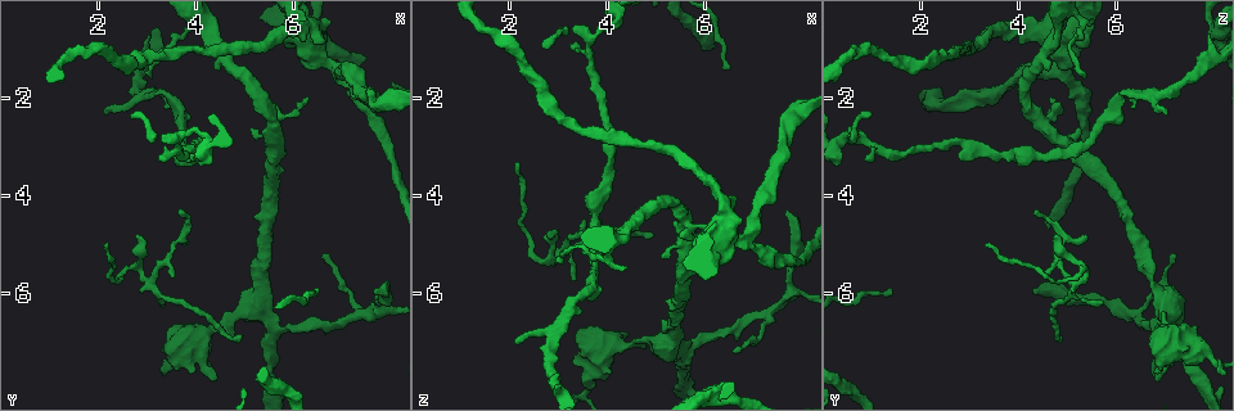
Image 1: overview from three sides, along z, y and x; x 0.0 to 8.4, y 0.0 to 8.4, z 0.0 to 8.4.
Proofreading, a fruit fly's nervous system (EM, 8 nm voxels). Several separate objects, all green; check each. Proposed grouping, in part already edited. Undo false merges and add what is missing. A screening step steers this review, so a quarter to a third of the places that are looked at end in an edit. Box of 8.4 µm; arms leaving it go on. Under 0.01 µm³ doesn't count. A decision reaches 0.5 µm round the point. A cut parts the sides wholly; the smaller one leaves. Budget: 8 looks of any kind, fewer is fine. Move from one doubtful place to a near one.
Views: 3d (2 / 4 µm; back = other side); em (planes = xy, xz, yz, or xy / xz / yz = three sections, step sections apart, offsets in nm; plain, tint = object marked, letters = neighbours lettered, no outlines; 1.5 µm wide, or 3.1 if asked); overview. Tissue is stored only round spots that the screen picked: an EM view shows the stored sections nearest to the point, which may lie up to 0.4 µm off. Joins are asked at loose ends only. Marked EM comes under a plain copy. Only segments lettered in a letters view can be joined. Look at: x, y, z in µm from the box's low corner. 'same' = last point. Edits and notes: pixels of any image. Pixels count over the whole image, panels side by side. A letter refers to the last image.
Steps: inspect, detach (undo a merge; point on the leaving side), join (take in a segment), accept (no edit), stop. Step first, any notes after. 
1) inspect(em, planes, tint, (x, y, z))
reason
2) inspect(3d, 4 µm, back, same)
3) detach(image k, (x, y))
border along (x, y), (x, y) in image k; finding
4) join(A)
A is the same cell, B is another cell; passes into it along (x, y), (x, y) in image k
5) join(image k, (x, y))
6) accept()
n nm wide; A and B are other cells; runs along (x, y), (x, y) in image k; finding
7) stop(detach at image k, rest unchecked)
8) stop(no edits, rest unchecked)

inspect(em, planes, letters, (2.15, 5.00, 3.30))
an open end

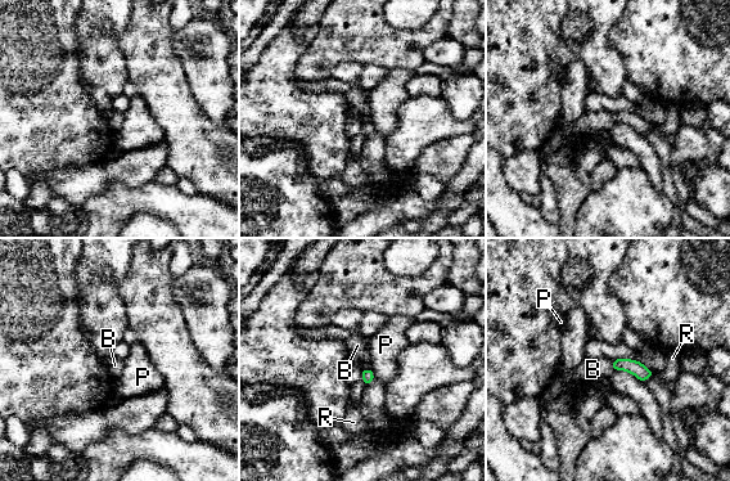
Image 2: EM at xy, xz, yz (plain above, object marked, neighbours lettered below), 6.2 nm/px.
join(B)
B is the same cell, P and R are other cells; passes into it along (634, 367), (612, 365), (593, 369) in image 2; the cell continues

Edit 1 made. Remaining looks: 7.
inspect(em, planes, tint, (3.70, 2.80, 0.75))
arms part here

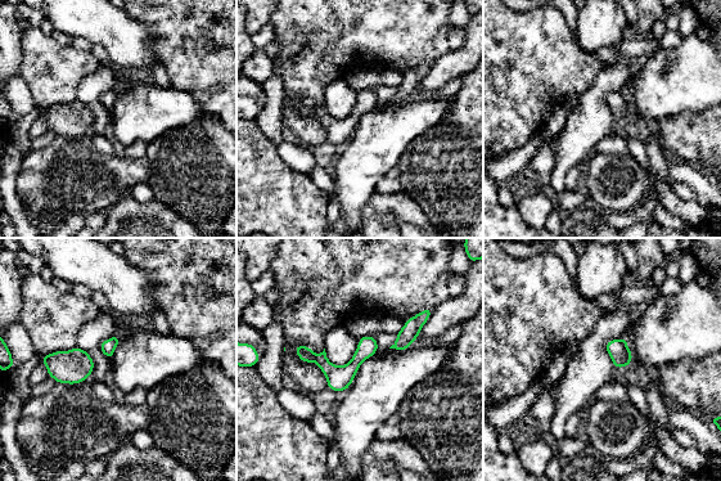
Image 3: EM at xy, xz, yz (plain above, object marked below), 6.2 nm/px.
inspect(em, planes, letters, same)
see the neighbours

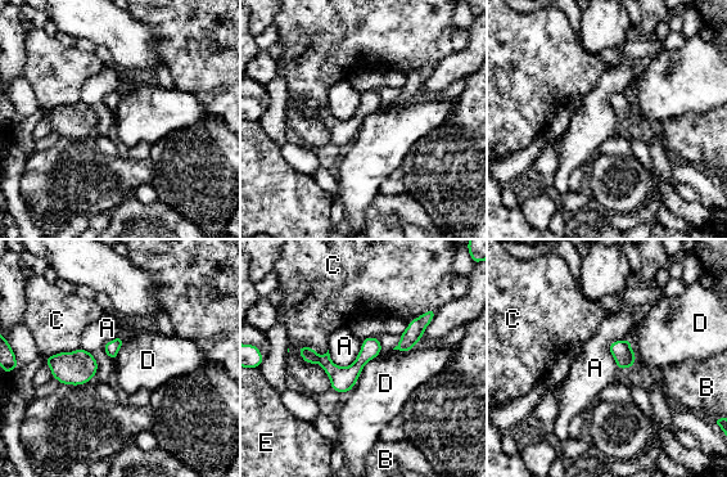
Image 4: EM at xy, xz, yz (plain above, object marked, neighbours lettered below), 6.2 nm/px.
accept()
C touches over 340 nm; A, B, C, D and E are other cells; border along (362, 341), (351, 364), (332, 363) in image 4; continuous, no second cell

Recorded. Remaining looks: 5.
inspect(em, xz, step 8, tint, (6.30, 0.55, 4.05))

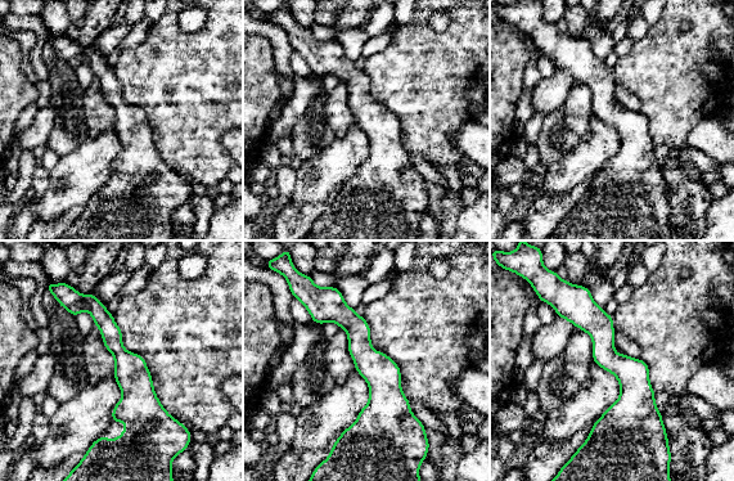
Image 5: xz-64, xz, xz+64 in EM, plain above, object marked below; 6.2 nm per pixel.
inspect(em, xz, step 8, letters, same)
what lies round it

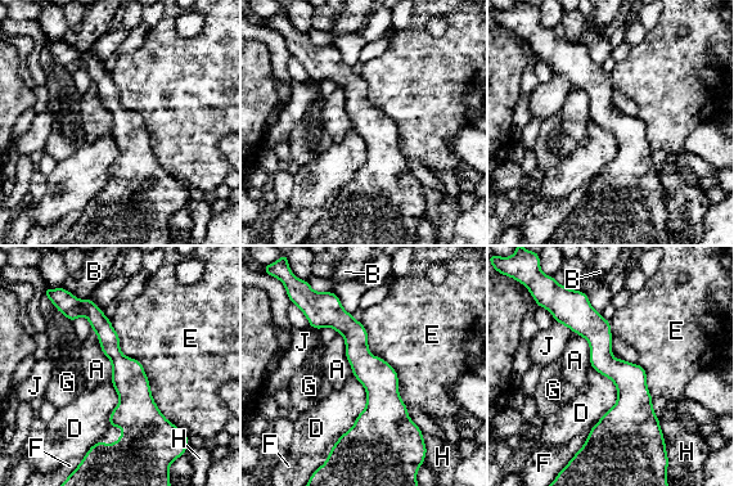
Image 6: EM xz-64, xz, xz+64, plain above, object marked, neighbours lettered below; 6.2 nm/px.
accept()
E touches over 750 nm; A, B, D, E, F, G, H and J are other cells; border along (93, 329), (111, 363), (111, 381) in image 6; one cell here

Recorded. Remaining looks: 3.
stop(join at image 2, rest unchecked)

